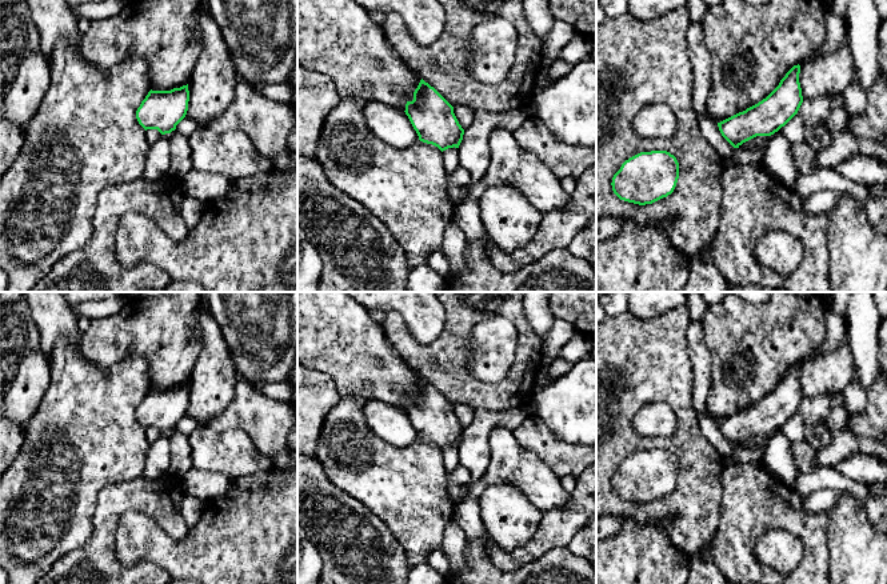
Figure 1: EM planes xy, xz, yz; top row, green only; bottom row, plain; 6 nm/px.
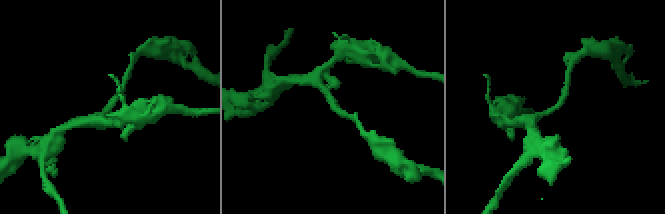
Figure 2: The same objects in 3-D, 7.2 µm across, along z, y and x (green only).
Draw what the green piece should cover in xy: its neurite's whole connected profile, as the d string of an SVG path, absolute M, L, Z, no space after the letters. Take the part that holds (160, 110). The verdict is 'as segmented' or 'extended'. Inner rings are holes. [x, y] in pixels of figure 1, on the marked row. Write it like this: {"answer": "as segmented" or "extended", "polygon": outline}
{"answer": "as segmented", "polygon": "M188 84L171 91L149 91L136 111L139 124L147 129L171 133L188 111Z"}

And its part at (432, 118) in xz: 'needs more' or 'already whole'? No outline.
already whole

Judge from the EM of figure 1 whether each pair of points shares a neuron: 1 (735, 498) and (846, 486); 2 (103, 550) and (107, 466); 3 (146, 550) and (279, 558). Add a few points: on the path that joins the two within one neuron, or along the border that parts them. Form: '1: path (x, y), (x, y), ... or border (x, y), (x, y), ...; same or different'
1: border (792, 490), (802, 499); different
2: border (136, 479), (107, 484), (98, 495), (92, 515); different
3: path (179, 556), (246, 556); same

